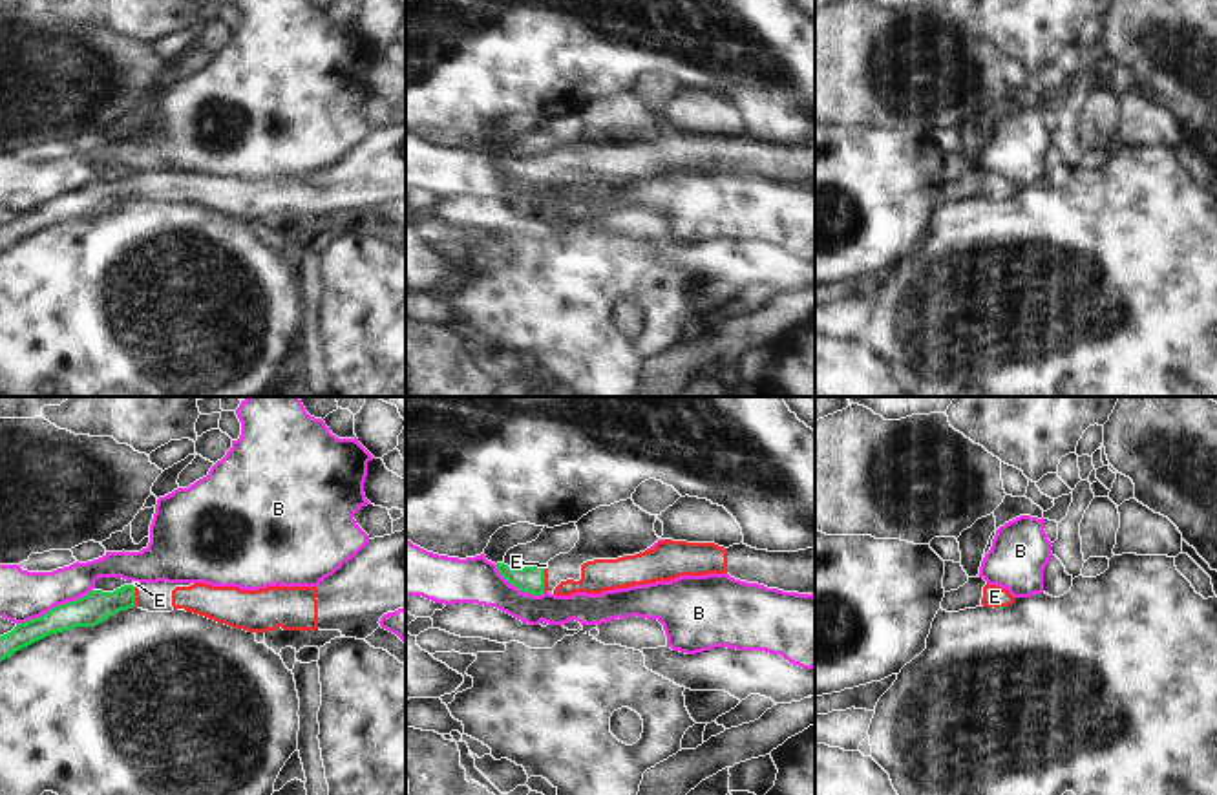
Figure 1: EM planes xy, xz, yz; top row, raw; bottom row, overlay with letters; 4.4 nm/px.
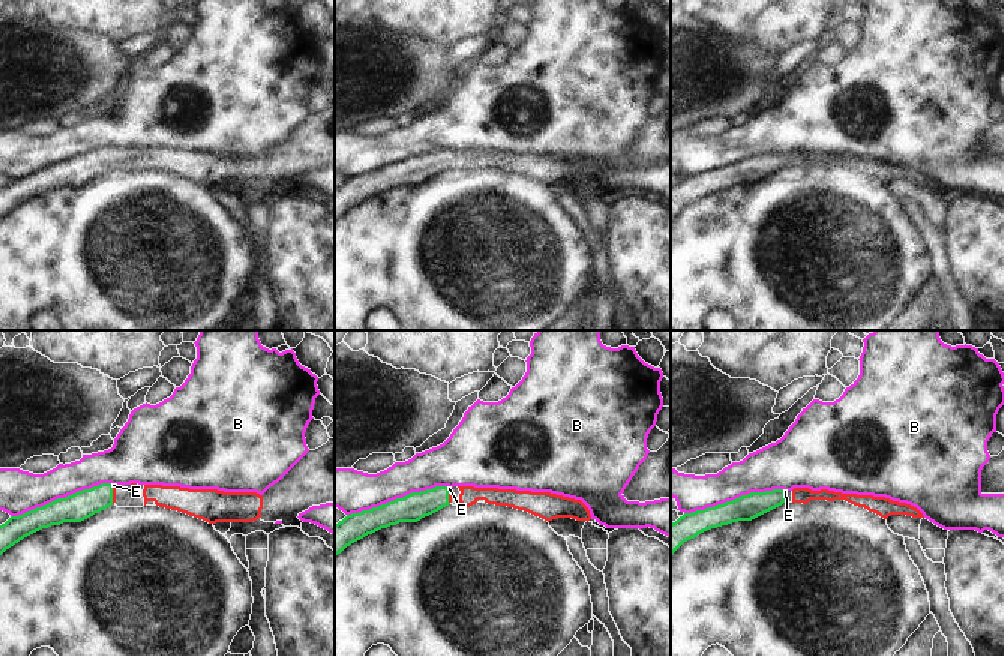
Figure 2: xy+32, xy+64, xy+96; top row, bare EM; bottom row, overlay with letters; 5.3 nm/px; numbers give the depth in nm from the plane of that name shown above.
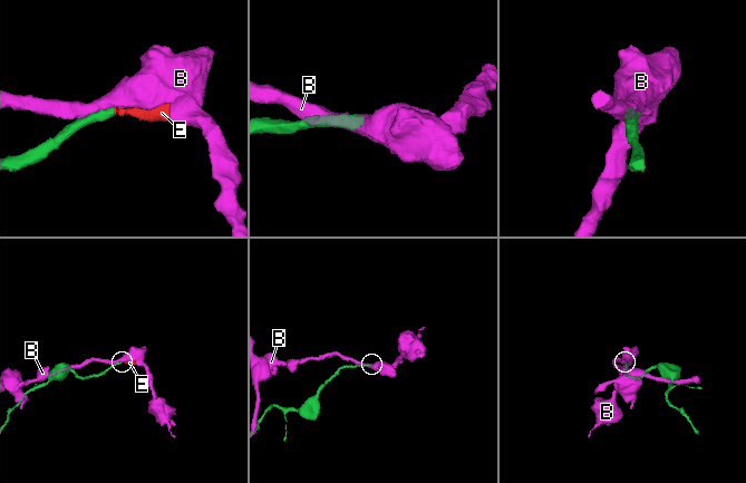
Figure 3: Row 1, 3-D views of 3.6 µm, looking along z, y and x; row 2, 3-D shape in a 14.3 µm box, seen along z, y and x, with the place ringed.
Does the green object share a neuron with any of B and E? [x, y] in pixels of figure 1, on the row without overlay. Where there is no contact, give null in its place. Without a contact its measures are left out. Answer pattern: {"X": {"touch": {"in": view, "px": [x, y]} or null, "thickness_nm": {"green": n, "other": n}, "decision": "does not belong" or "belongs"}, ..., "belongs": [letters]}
{"B": {"touch": {"in": "xy", "px": [53, 198]}, "thickness_nm": {"green": 140, "other": 220}, "decision": "does not belong"}, "E": {"touch": {"in": "xz", "px": [543, 169]}, "thickness_nm": {"green": 120, "other": 20}, "decision": "belongs"}, "belongs": ["E"]}

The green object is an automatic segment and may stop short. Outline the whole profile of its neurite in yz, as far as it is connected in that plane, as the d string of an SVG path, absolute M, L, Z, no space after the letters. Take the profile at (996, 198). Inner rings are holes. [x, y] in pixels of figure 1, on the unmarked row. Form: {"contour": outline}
{"contour": "M989 174L983 177L983 188L981 188L983 197L1003 199L1012 196L1014 190L1016 188L1007 179L989 175Z"}

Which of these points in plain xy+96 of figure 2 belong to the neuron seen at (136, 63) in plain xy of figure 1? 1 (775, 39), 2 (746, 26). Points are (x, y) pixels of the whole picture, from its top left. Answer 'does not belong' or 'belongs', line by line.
1: does not belong
2: does not belong

